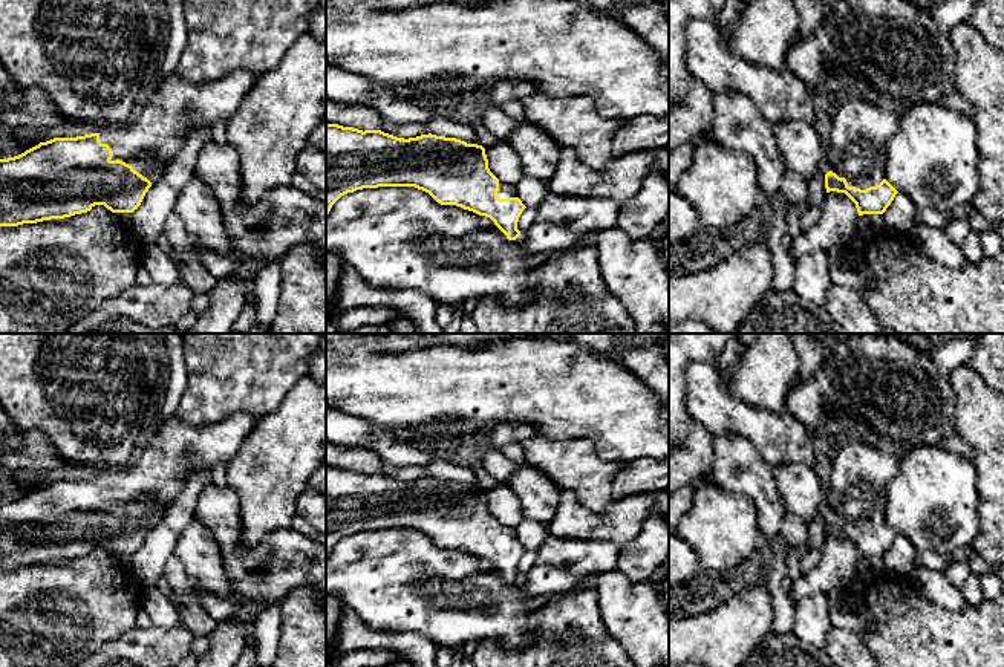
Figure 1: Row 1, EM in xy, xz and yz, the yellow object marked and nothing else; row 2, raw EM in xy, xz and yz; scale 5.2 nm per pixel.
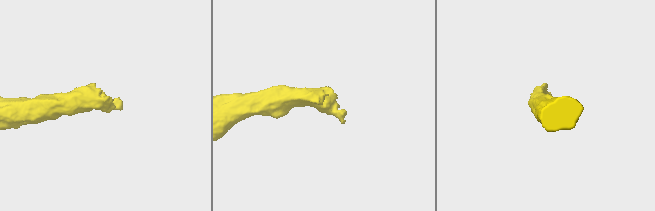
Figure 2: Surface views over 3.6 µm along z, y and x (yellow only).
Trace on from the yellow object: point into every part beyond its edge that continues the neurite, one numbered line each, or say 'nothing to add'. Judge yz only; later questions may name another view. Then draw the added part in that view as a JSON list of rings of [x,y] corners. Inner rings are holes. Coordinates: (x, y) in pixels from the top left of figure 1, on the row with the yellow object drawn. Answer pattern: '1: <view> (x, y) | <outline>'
1: yz (860, 127) | [[[854,87],[843,90],[831,106],[828,155],[830,171],[845,177],[848,187],[866,190],[885,179],[885,148],[898,130],[903,110],[883,106]]]

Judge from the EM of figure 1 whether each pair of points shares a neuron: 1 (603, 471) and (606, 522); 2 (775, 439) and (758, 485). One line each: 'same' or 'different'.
1: different
2: different

